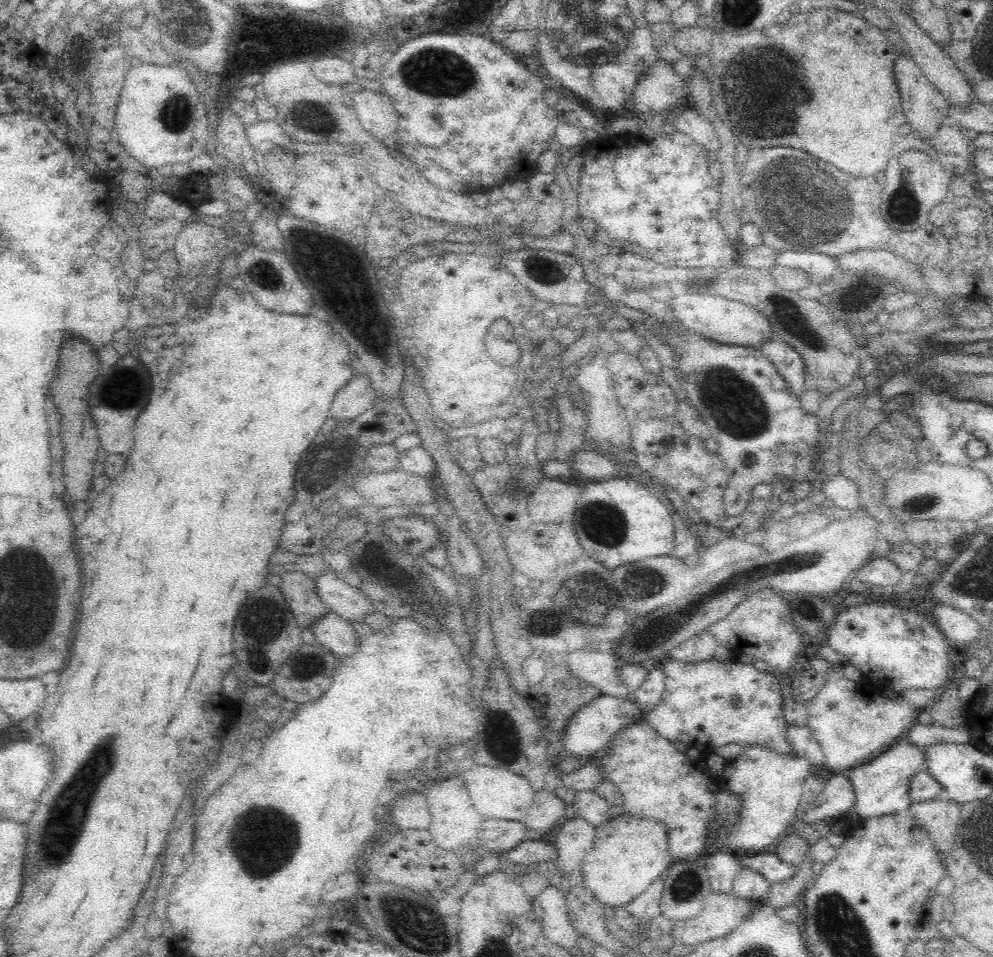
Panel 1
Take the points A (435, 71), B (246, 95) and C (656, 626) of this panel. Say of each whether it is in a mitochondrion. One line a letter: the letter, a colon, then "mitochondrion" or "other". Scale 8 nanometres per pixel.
A: mitochondrion
B: other
C: mitochondrion

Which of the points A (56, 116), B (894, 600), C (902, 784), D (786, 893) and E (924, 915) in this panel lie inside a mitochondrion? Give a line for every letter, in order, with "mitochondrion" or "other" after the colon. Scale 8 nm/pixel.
A: other
B: other
C: other
D: other
E: other

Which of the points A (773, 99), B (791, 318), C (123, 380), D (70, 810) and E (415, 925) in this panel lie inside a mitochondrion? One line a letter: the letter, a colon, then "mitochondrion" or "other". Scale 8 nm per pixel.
A: mitochondrion
B: mitochondrion
C: mitochondrion
D: mitochondrion
E: mitochondrion

